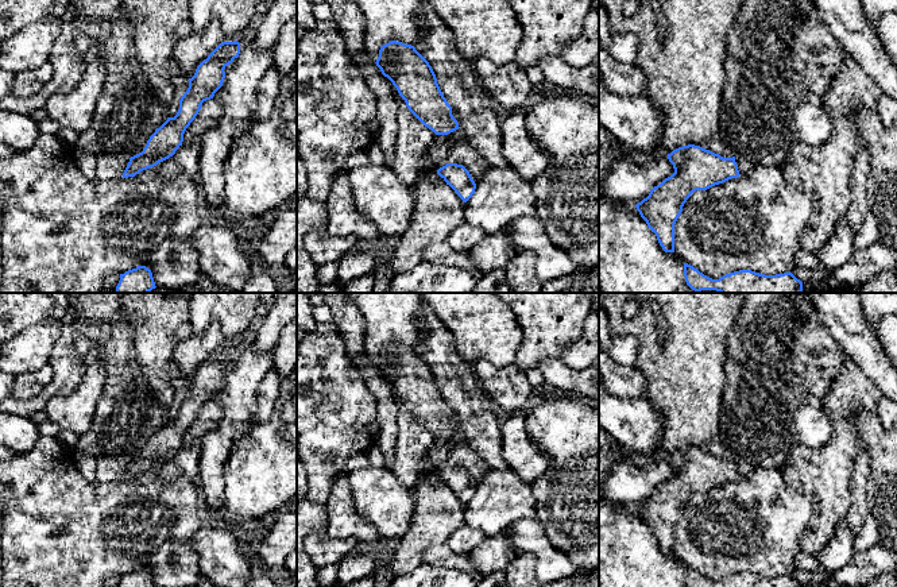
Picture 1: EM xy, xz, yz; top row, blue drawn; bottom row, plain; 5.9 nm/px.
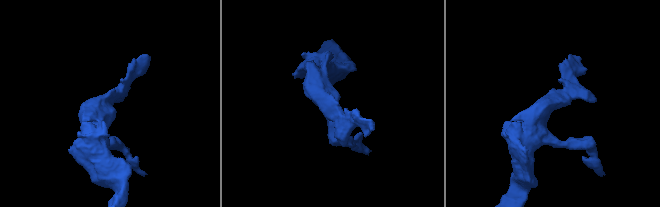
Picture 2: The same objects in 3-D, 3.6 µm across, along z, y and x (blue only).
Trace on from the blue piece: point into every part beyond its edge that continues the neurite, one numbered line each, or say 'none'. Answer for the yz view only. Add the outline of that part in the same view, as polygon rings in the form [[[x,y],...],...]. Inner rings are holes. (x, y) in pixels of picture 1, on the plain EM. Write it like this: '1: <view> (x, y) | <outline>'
1: yz (745, 468) | [[[735,459],[741,478],[747,478],[753,472],[753,466],[743,459]]]

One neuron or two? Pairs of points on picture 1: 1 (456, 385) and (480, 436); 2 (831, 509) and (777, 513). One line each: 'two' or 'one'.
1: one
2: two

